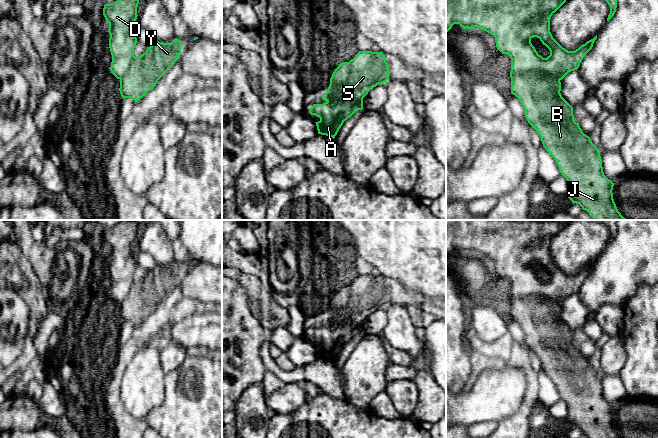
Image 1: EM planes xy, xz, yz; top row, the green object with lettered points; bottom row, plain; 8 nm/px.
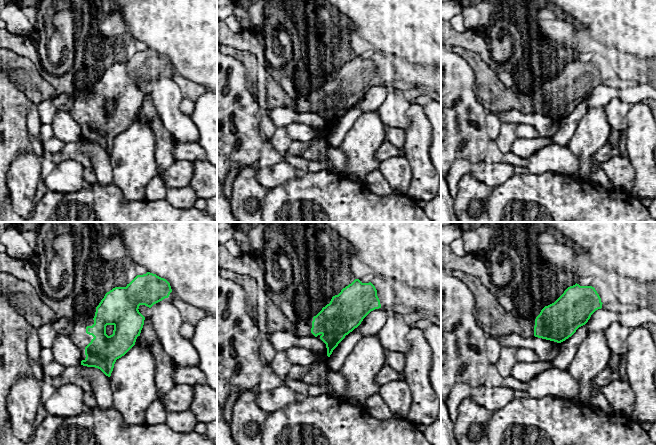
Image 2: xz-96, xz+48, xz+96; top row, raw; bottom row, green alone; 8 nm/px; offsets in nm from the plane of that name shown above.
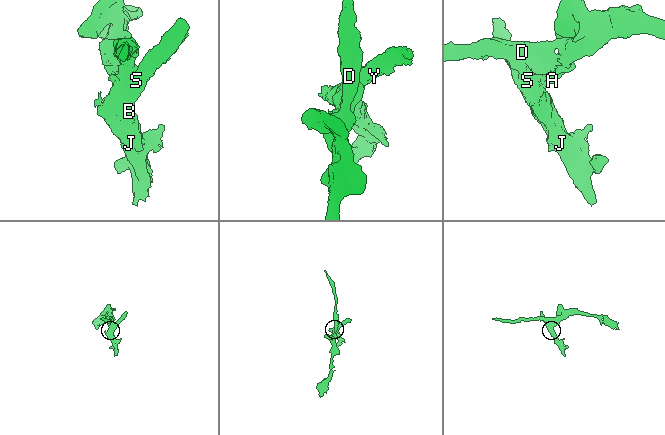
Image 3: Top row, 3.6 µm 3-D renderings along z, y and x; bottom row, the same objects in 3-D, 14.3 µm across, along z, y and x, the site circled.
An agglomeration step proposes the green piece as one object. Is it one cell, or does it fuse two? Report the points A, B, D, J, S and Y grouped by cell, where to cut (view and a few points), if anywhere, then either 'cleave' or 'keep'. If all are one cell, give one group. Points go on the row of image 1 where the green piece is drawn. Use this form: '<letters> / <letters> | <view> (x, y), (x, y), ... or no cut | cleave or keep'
A D / B J S Y | yz (511, 71), (544, 71), (559, 81) | cleave

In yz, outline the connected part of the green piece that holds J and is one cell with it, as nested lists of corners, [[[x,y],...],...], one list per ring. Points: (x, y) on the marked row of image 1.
[[[529,71],[526,73],[510,72],[510,78],[511,93],[521,102],[528,123],[540,135],[543,147],[554,158],[561,174],[568,182],[567,197],[572,203],[579,204],[583,210],[587,211],[593,220],[625,220],[618,211],[613,199],[612,190],[614,183],[604,175],[600,152],[592,143],[590,137],[584,134],[579,124],[575,122],[573,107],[560,93],[561,82],[542,71]]]

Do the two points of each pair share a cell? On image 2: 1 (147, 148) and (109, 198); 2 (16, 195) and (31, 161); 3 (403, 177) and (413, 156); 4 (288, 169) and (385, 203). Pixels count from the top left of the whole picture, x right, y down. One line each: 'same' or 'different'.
1: different
2: same
3: different
4: different

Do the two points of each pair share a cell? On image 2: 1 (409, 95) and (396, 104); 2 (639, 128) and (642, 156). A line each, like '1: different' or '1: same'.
1: different
2: same

